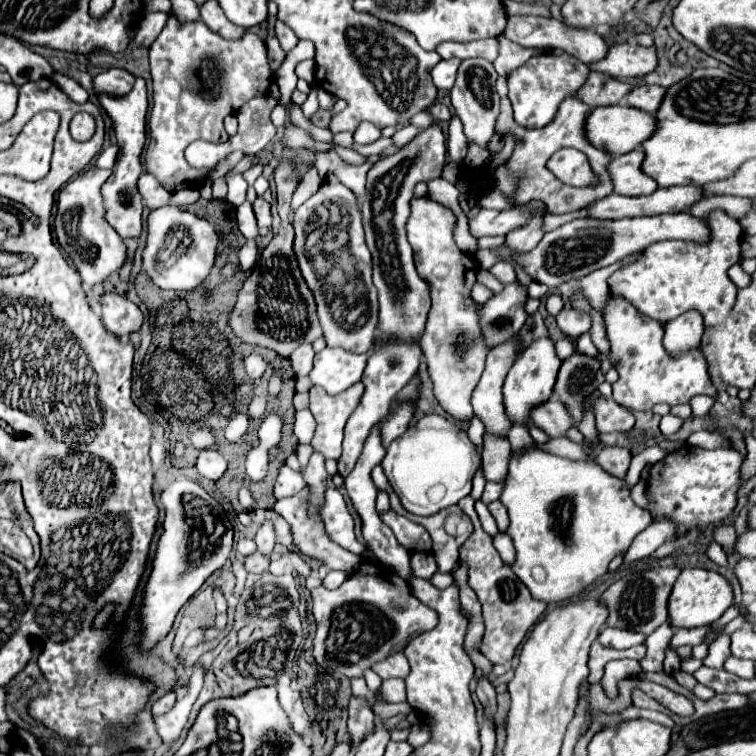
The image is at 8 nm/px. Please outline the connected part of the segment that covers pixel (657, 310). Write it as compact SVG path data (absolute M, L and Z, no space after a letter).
M714 211L706 217L712 239L706 245L692 241L662 241L650 245L642 257L612 273L608 279L610 291L628 299L640 313L668 323L678 315L696 309L702 313L706 327L720 325L734 307L738 287L730 281L728 269L740 261L742 227L724 211Z

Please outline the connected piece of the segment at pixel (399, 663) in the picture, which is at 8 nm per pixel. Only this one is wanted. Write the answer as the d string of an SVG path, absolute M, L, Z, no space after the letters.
M394 653L388 659L372 665L372 671L376 671L382 679L392 679L392 677L406 679L408 671L410 671L410 665L408 665L408 661L404 659L402 653Z

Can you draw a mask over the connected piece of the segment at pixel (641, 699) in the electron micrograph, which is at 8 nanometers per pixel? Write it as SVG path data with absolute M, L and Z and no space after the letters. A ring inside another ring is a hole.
M634 691L632 701L634 701L634 705L636 705L636 707L640 707L640 709L654 709L654 711L664 711L664 713L670 713L666 707L662 707L662 703L658 703L656 699L652 699L652 697L644 695L642 691Z

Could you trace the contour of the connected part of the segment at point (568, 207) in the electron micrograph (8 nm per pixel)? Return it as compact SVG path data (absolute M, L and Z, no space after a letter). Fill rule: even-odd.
M508 97L502 99L502 111L500 111L500 117L498 117L498 133L504 133L504 131L512 131L516 135L516 149L510 157L510 169L520 175L520 187L516 191L516 201L518 203L528 203L530 199L540 199L548 205L548 211L550 213L570 213L570 211L580 211L584 209L586 205L594 203L596 199L604 199L608 195L612 195L612 179L608 179L608 159L612 159L612 155L604 149L598 149L594 145L590 145L590 141L586 139L586 131L584 131L584 123L590 115L592 107L584 105L578 97L566 97L560 105L560 111L556 113L554 121L542 129L526 129L526 127L520 127L516 125L516 121L512 119L512 111L510 111L510 103L508 103ZM562 147L574 147L582 153L586 153L594 173L600 177L600 185L594 185L594 187L570 187L566 183L562 183L560 179L554 177L552 171L546 169L546 161Z

